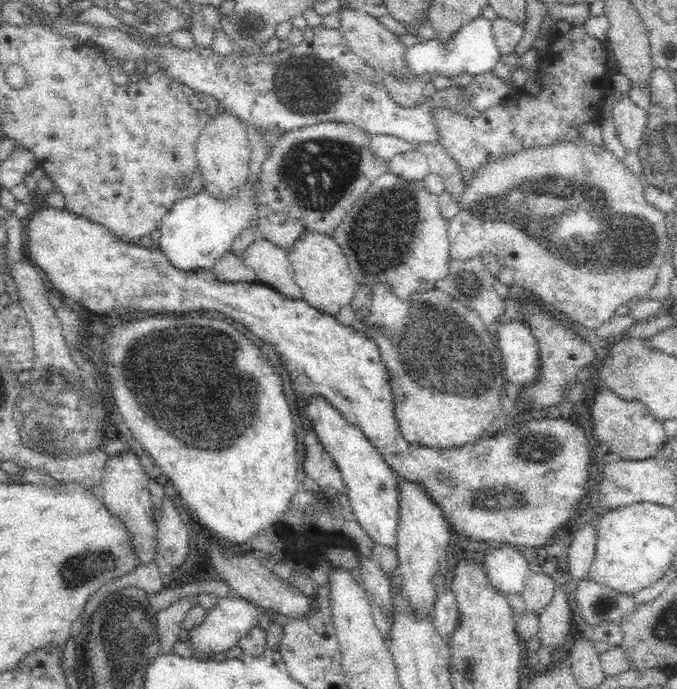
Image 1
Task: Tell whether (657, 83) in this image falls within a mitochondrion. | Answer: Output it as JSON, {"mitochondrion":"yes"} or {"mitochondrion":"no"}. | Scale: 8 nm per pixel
{"mitochondrion":"no"}

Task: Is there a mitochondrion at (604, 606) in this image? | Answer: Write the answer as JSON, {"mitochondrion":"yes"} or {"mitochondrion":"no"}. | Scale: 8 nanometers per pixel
{"mitochondrion":"yes"}

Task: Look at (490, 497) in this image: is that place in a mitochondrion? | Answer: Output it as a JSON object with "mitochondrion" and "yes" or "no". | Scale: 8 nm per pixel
{"mitochondrion":"yes"}

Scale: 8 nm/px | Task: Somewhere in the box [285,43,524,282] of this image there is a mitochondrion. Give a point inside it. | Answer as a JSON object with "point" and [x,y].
{"point":[378,234]}

